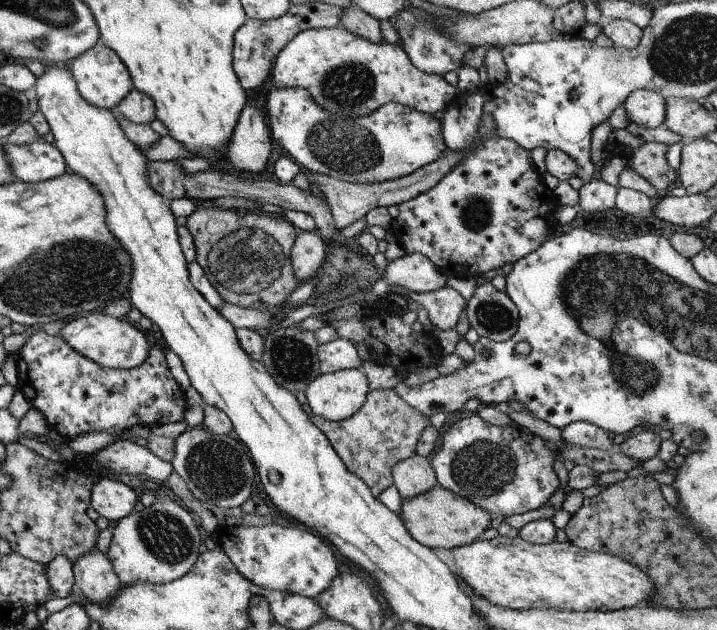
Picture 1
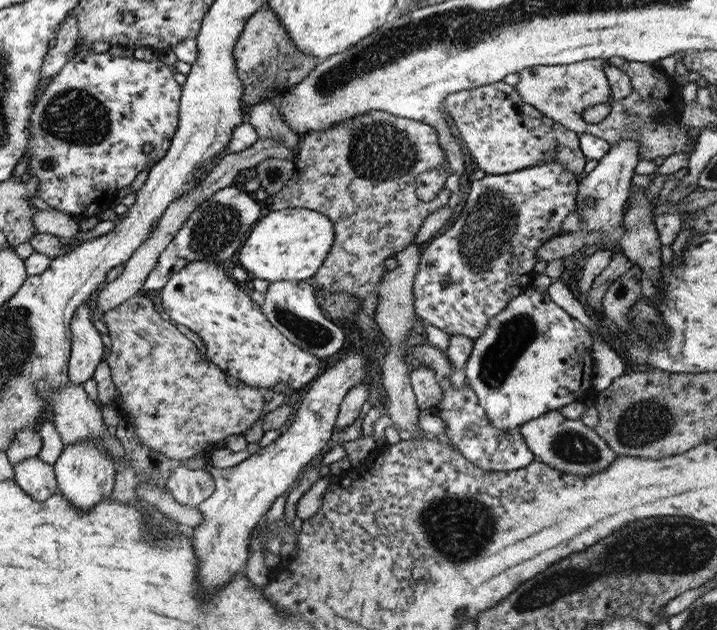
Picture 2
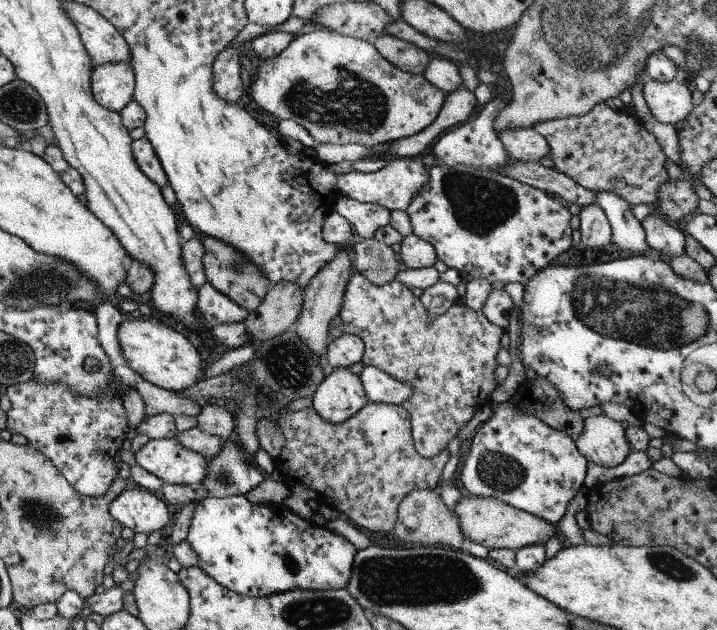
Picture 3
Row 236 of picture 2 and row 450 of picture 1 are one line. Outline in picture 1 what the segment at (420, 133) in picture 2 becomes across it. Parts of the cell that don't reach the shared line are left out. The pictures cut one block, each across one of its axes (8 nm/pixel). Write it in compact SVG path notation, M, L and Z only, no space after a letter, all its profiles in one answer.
M393 389L368 391L359 410L342 421L328 421L313 414L309 414L309 420L327 437L347 470L359 477L375 497L391 486L391 467L415 453L419 435L429 425L428 417L411 408Z

